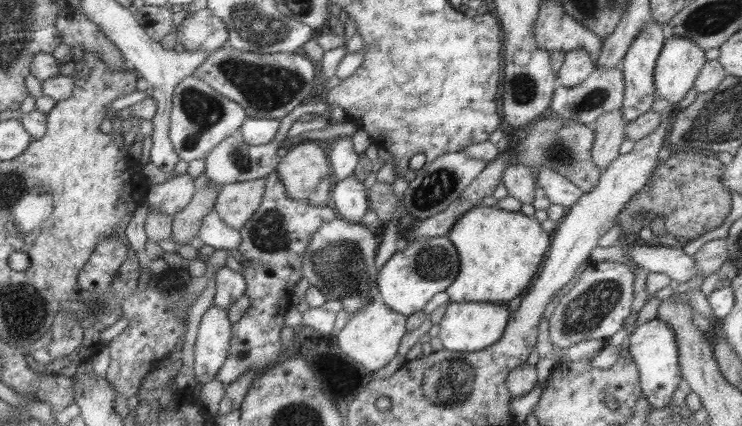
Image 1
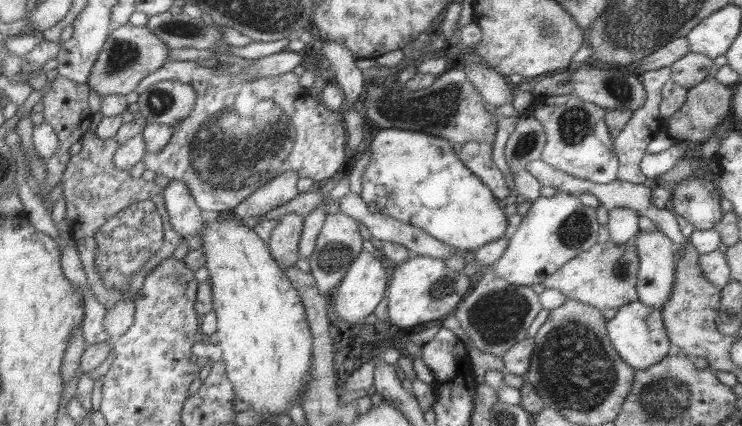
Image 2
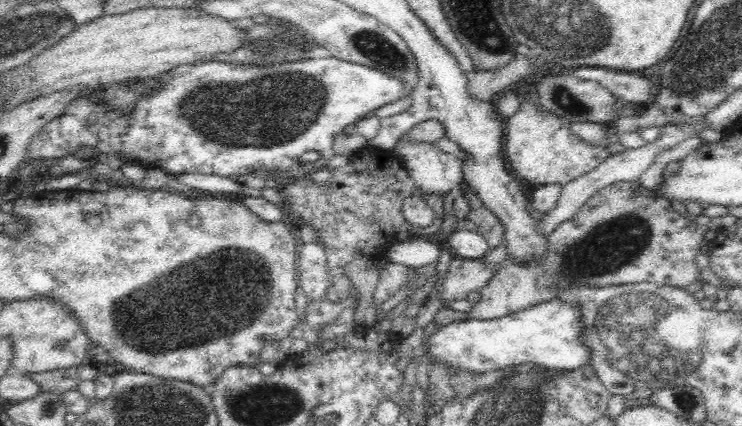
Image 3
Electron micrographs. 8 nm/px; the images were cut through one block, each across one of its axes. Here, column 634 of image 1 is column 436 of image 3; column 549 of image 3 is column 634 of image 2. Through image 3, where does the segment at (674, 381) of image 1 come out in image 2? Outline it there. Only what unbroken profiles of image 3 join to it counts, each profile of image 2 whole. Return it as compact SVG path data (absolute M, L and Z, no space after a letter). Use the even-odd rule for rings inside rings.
M638 300L620 306L615 315L606 321L606 331L617 354L627 366L635 370L648 369L665 357L669 350L668 336L660 310L643 305Z

